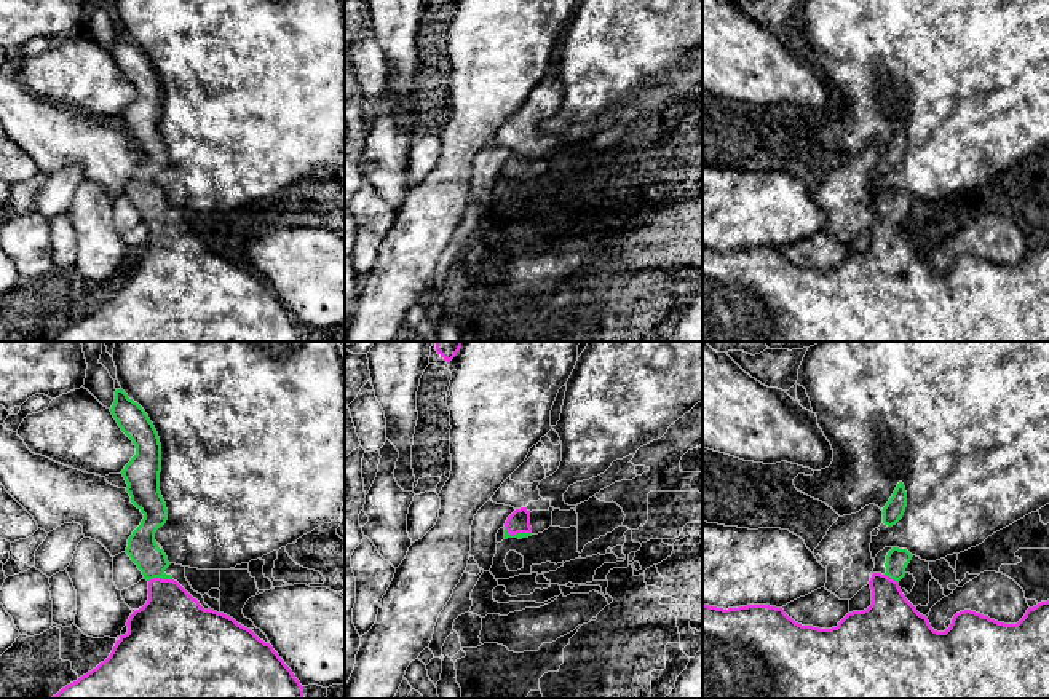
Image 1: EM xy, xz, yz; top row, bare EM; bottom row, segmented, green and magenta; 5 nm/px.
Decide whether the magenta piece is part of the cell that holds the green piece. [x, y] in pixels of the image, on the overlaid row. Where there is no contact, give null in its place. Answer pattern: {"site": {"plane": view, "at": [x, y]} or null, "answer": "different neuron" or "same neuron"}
{"site": {"plane": "xy", "at": [160, 576]}, "answer": "same neuron"}

